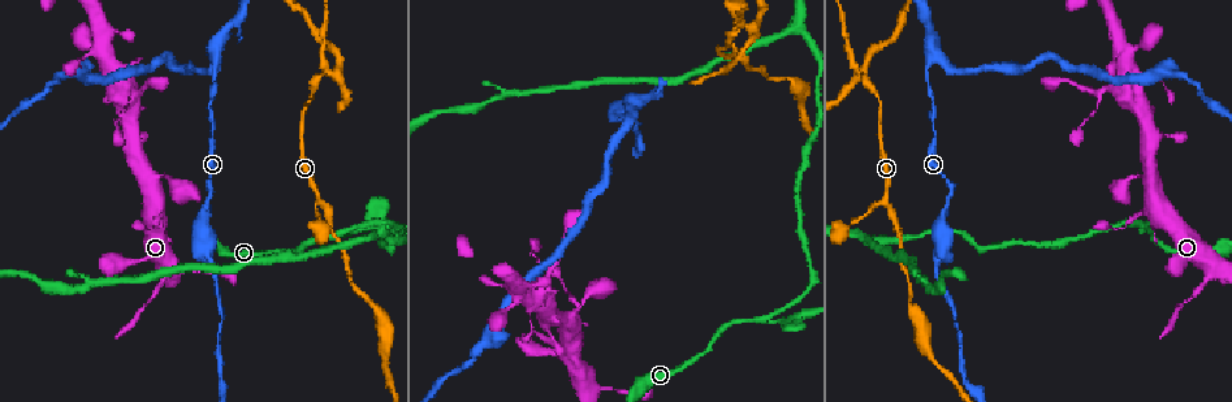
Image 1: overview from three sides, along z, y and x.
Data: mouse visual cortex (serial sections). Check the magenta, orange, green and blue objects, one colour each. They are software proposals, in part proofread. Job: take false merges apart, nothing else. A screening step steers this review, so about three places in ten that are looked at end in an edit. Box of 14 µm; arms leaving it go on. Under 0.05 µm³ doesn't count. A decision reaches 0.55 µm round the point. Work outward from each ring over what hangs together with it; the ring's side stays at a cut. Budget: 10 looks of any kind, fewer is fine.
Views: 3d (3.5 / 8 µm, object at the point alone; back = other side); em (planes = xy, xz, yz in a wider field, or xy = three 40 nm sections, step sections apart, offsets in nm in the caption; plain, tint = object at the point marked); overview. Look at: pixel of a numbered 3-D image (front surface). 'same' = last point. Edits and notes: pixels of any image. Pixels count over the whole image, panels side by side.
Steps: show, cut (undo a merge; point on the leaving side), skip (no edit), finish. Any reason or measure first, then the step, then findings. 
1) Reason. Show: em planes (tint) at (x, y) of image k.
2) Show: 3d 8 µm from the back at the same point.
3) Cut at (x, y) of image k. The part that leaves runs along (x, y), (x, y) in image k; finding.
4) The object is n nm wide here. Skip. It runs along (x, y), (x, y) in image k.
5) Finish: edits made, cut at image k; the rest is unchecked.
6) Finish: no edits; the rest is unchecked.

Branch point. Show: em xy step 2 (tint) at (213, 66) of image 1.

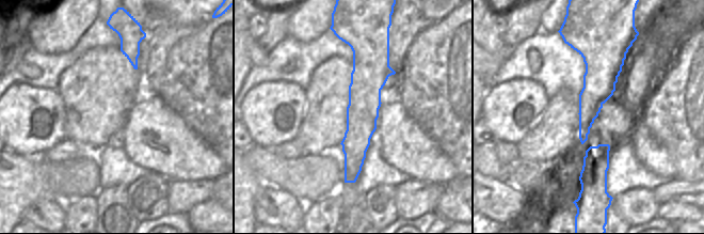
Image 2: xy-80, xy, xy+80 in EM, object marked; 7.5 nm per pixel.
Show: 3d 3.5 µm at the same point.

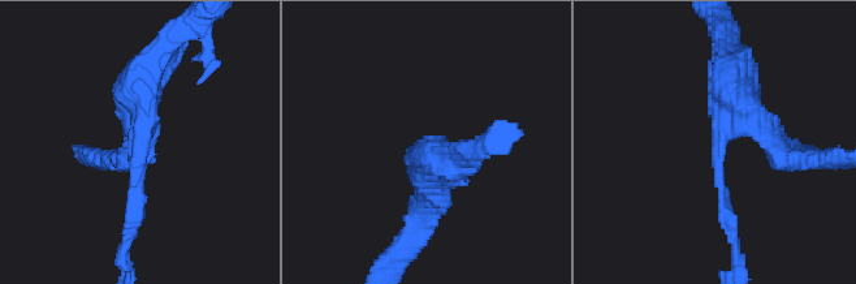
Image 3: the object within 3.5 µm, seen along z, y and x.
The arms are 200, 250, 400 nm wide. Skip. One cell here.

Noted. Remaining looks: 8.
Show: 3d 8 µm at (1098, 94) of image 1.

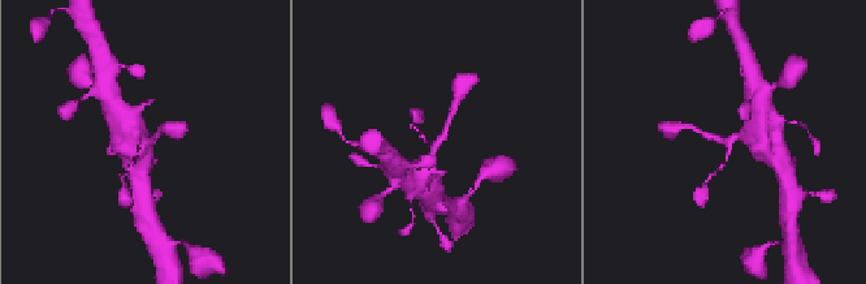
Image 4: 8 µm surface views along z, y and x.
Closer look. Show: 3d 3.5 µm from the back at (145, 140) of image 4.

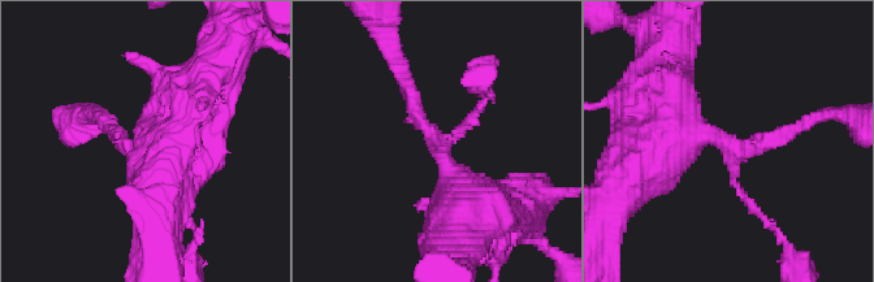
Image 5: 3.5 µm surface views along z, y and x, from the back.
3 arms meet here; the arms are 100, 200, 600 nm wide; now the EM. Show: em xy step 5 (tint) at (730, 148) of image 5.

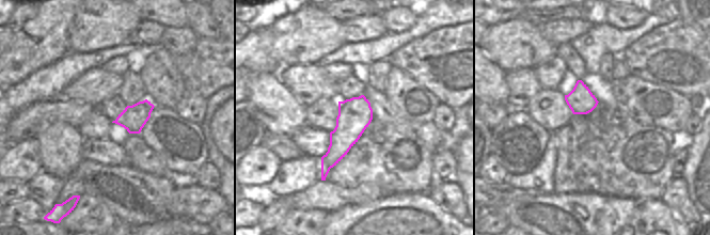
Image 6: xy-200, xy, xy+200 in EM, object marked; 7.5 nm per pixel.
The object is 260 nm wide here. Skip. It runs along (362, 98), (324, 174) in image 6; continuous, no second cell.

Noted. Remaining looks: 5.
Three arms meet. Show: 3d 8 µm at (1148, 231) of image 1.

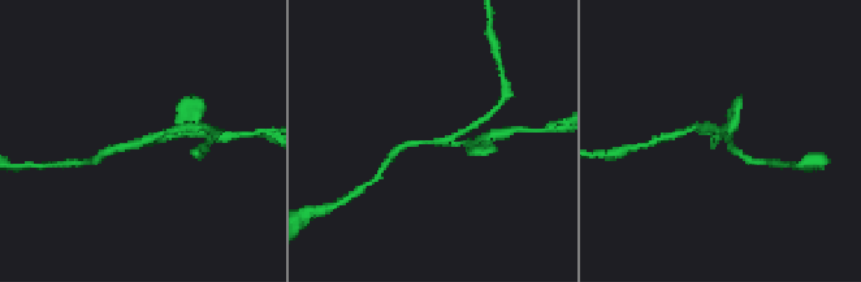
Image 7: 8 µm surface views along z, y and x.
Show: 3d 3.5 µm at (445, 144) of image 7.

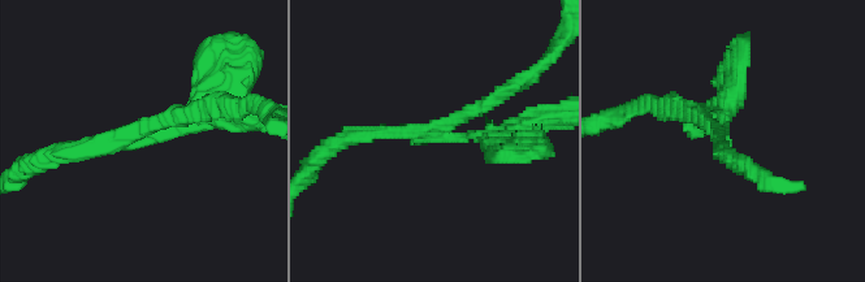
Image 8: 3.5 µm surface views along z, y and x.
Cut at (736, 92) of image 8. Two cells meet here.

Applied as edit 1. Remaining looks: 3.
A narrow waist. Show: 3d 8 µm from the back at (1186, 300) of image 1.

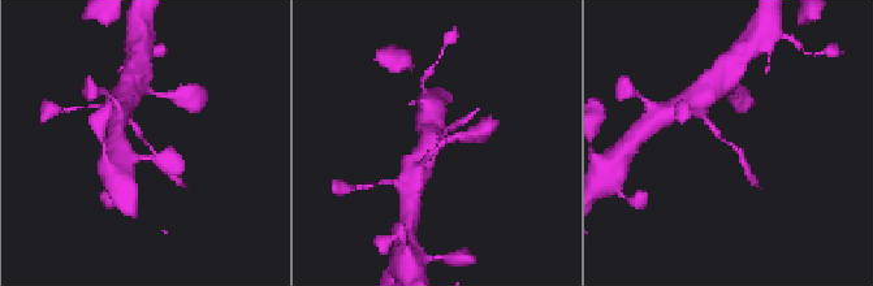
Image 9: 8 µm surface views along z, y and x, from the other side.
Show: em xy step 3 (tint) at (437, 140) of image 9.

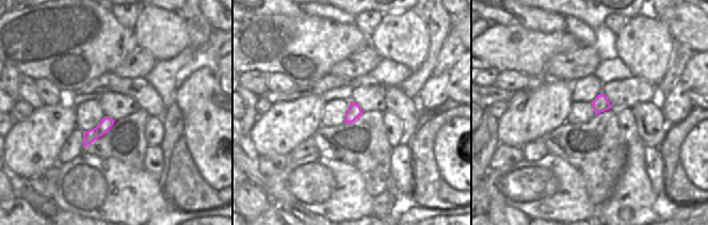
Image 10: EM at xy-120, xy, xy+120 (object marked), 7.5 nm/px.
Cut at (453, 126) of image 9. The part that leaves runs along (443, 135), (476, 111) in image 9; two cells meet here.

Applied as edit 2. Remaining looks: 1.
Finish: edits made, cut at image 8, cut at image 9; the rest is unchecked.

